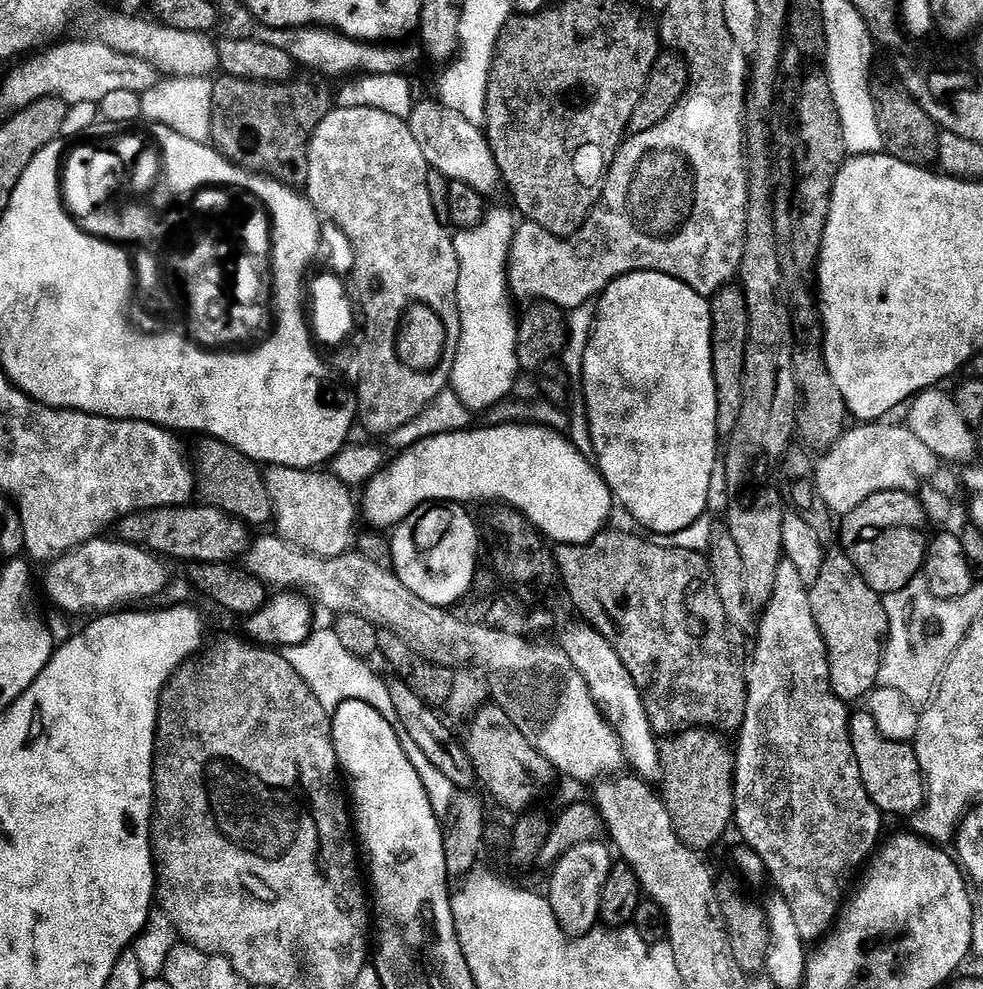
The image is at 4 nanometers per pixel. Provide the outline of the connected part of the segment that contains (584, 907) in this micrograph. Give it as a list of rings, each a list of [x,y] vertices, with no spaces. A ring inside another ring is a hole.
[[[600,840],[582,842],[582,846],[574,846],[574,850],[560,857],[551,869],[546,895],[558,922],[569,937],[584,936],[597,927],[600,920],[602,886],[606,886],[606,878],[614,863],[613,849],[605,844]]]

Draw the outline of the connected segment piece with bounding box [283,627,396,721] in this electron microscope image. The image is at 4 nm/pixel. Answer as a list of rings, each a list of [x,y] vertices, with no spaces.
[[[331,627],[319,632],[320,629],[298,647],[283,653],[286,662],[290,662],[290,666],[294,666],[294,670],[298,672],[302,682],[306,682],[306,686],[310,686],[314,698],[318,698],[318,702],[322,702],[322,706],[330,714],[335,712],[338,706],[342,706],[342,702],[353,700],[354,702],[366,702],[366,706],[374,706],[374,710],[378,710],[378,714],[382,714],[382,718],[395,721],[396,711],[392,701],[392,689],[387,683],[384,685],[382,677],[376,676],[375,670],[368,665],[371,663],[350,654],[350,650],[346,650],[346,646],[342,646],[338,634]]]

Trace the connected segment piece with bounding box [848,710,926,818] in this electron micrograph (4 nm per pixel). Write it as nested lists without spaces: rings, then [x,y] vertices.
[[[866,710],[853,711],[848,717],[850,742],[854,746],[854,758],[858,758],[858,770],[866,786],[866,794],[878,806],[881,813],[893,812],[896,816],[911,817],[924,806],[926,789],[924,775],[918,766],[915,747],[886,738],[874,726],[874,718]]]

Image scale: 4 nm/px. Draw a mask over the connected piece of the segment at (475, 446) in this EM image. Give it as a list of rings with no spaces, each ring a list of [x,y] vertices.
[[[496,422],[493,425],[493,428],[472,426],[465,431],[438,434],[401,451],[393,464],[391,461],[371,483],[363,485],[363,519],[365,516],[373,529],[392,530],[414,509],[433,502],[473,506],[497,500],[497,505],[522,512],[541,534],[557,545],[588,544],[609,527],[612,504],[614,508],[613,494],[599,469],[578,452],[567,435],[532,422]]]

